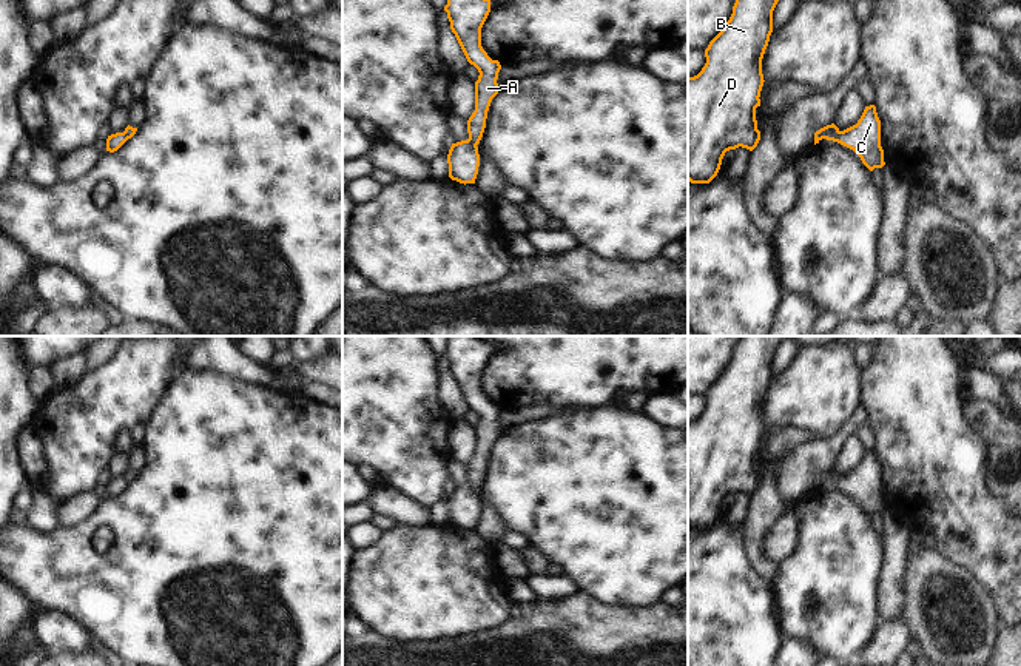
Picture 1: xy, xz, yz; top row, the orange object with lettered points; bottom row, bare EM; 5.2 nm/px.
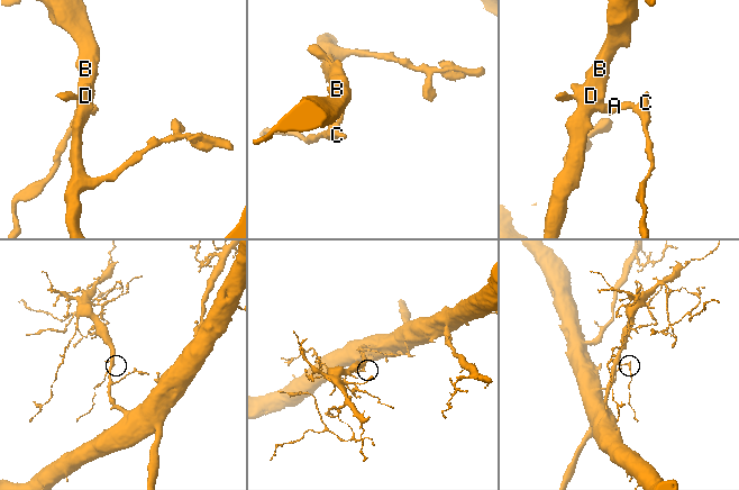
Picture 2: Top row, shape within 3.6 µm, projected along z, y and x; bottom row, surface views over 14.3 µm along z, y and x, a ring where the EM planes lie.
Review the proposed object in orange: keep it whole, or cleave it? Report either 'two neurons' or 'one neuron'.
two neurons

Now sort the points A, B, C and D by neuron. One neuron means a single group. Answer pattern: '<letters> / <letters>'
A B D / C

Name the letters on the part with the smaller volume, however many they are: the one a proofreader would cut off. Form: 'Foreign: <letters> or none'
Foreign: C

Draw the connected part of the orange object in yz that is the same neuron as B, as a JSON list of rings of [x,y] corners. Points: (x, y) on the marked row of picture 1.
[[[736,0],[733,14],[722,31],[705,49],[706,63],[702,71],[688,77],[688,180],[709,183],[719,173],[726,151],[739,146],[753,151],[759,140],[756,108],[760,106],[763,86],[762,59],[773,32],[773,11],[779,0]]]

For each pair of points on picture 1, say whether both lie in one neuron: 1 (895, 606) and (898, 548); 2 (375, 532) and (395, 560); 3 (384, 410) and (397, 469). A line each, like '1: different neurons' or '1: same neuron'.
1: same neuron
2: different neurons
3: same neuron

